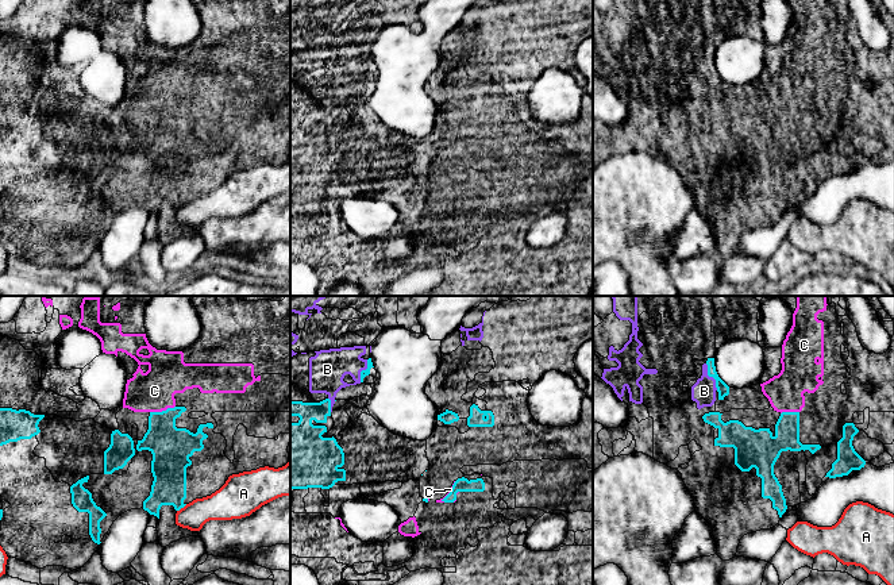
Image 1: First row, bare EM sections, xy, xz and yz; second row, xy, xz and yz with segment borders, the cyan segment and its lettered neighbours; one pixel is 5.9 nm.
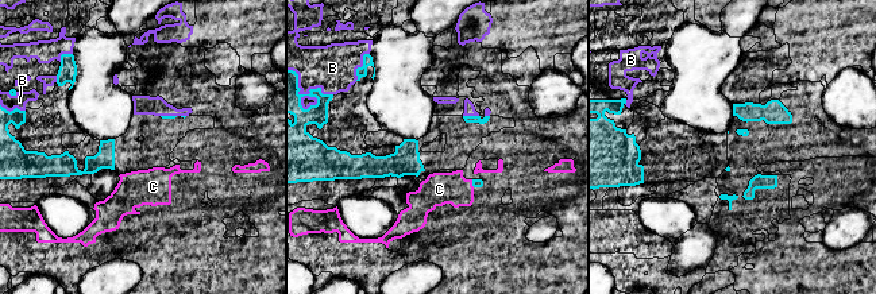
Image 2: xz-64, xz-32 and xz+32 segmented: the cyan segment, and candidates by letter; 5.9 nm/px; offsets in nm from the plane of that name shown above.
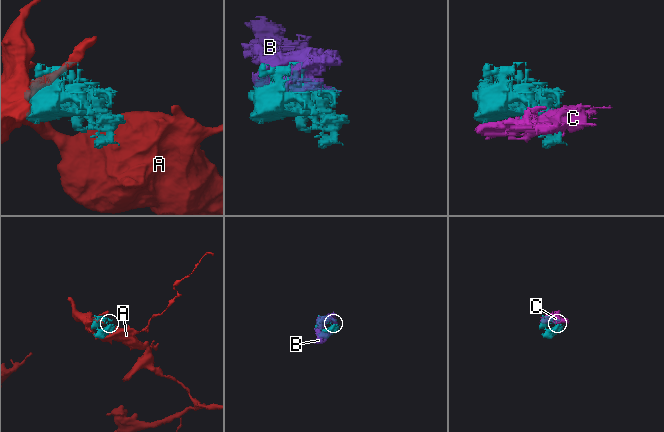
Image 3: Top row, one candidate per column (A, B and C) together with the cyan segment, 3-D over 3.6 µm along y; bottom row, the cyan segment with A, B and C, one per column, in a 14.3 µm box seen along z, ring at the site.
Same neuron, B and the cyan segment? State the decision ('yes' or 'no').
yes

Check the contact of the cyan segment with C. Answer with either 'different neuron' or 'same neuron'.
same neuron

